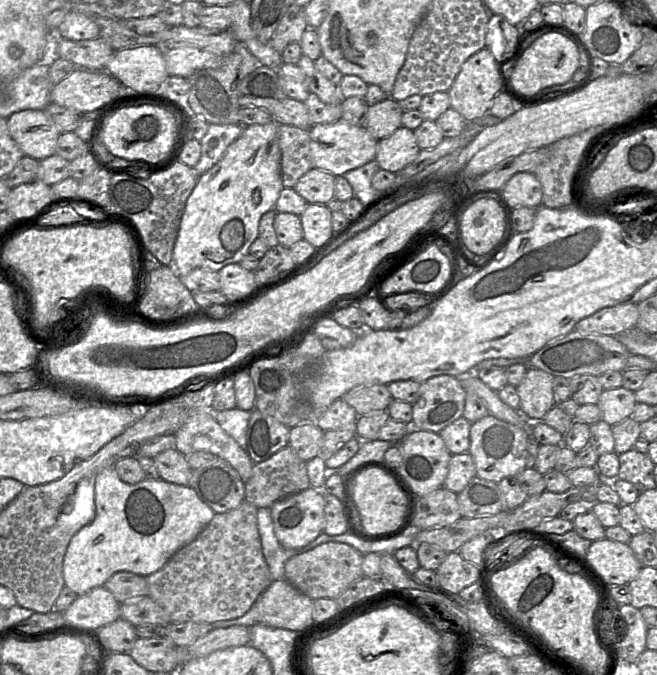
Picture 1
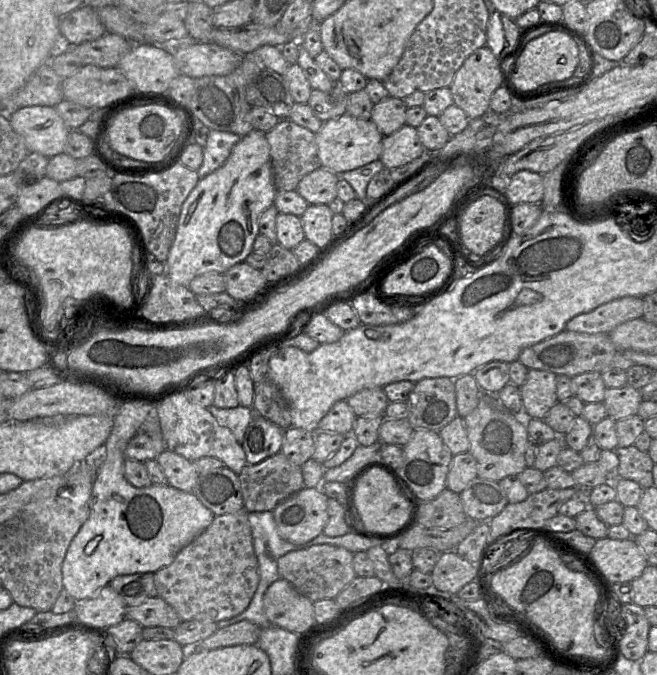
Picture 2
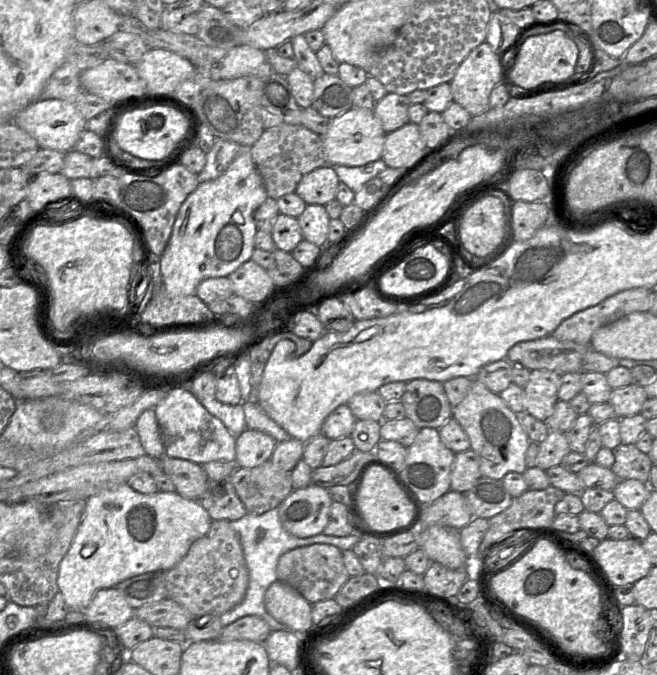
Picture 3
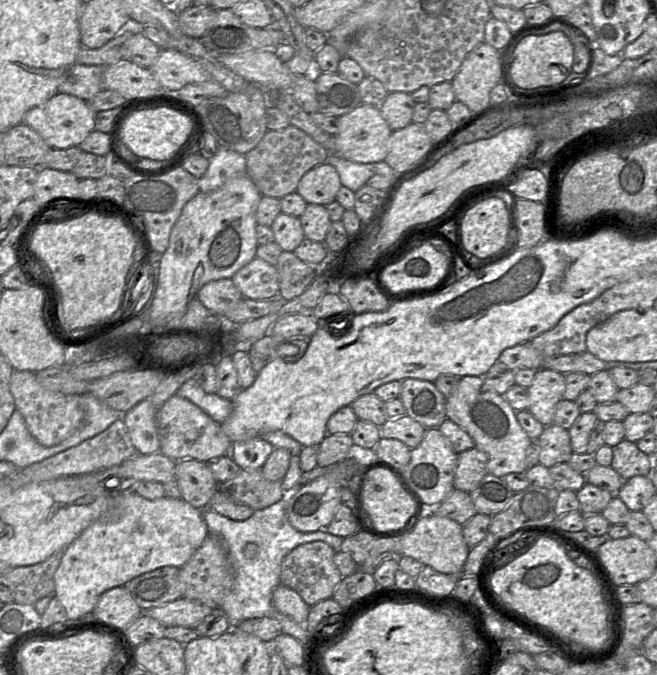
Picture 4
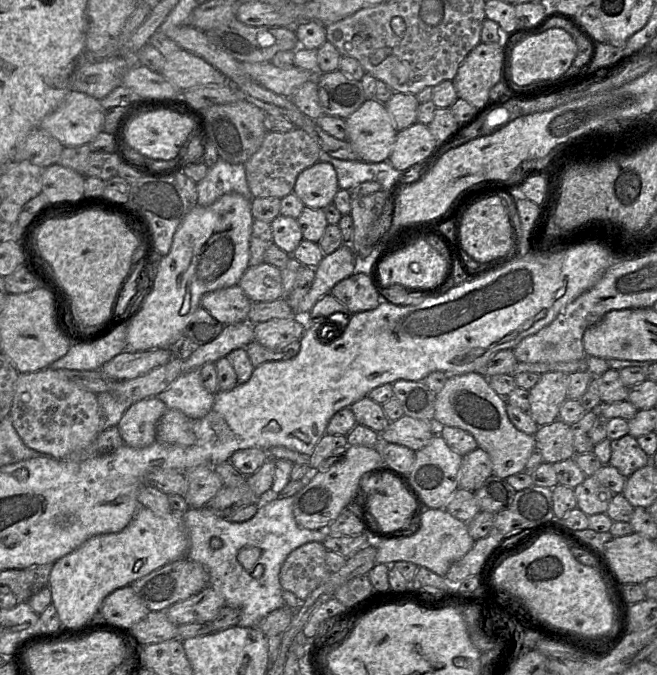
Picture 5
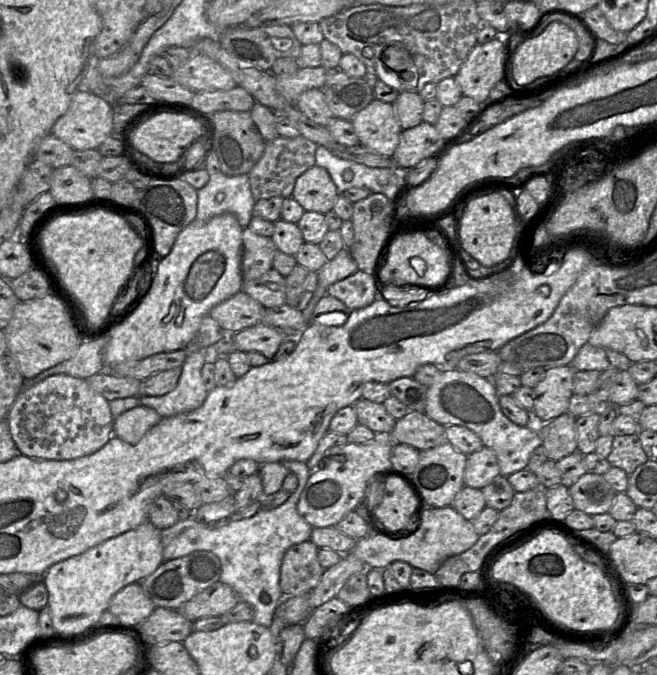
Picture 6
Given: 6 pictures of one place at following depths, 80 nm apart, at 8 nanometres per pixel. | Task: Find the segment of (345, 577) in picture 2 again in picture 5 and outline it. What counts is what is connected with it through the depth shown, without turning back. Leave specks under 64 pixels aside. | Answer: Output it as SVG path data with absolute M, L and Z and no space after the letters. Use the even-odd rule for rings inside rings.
M308 542L293 550L280 570L282 589L305 600L331 574L325 562L327 551L321 542Z

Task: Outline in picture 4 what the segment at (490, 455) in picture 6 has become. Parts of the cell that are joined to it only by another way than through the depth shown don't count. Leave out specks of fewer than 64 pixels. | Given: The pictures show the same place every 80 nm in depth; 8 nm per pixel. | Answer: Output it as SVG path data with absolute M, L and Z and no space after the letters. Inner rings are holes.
M472 448L458 454L458 463L454 474L454 489L466 493L477 488L487 473L487 456Z

